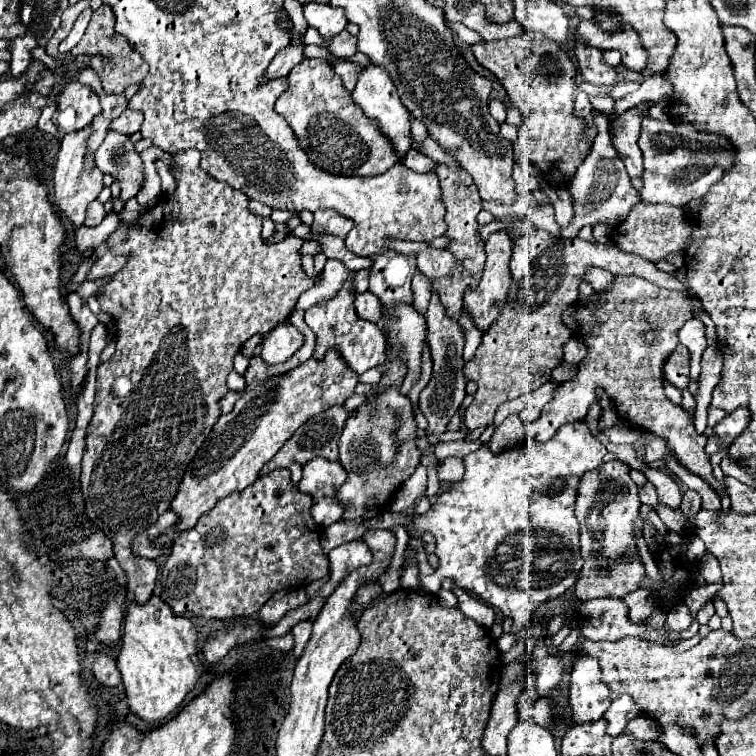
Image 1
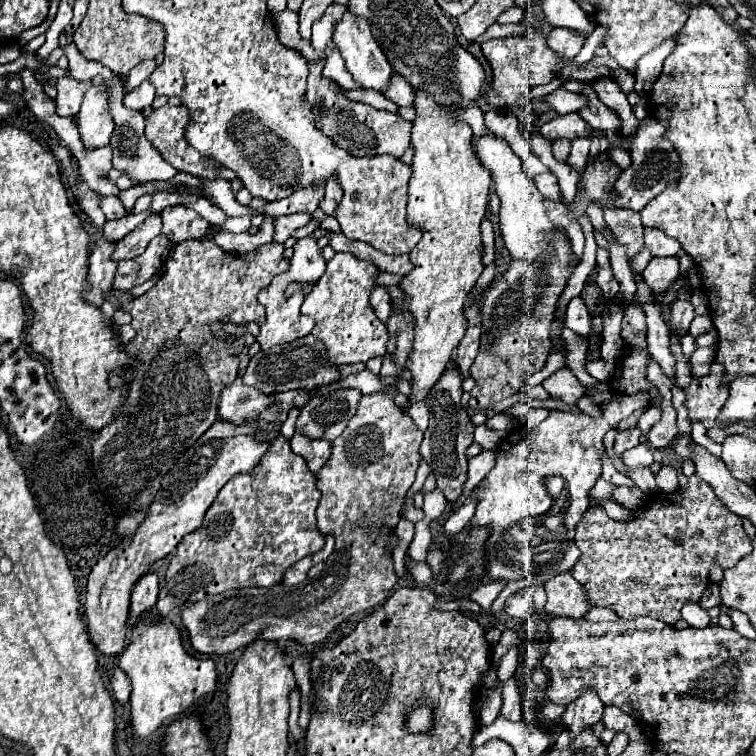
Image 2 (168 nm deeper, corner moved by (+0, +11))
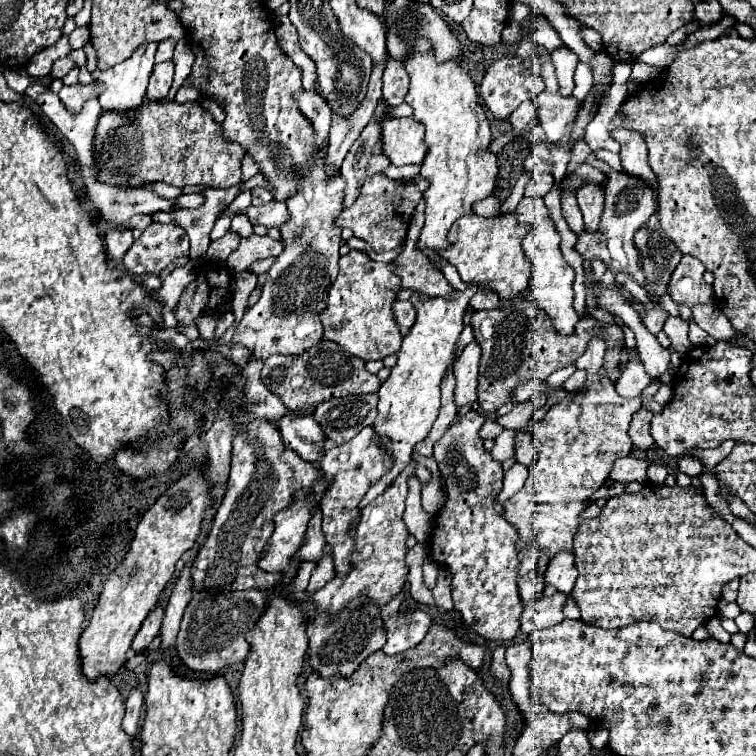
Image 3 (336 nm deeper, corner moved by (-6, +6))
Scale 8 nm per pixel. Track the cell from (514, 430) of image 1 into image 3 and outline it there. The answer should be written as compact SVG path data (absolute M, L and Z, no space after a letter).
M485 419L483 427L481 427L481 431L479 431L479 437L481 437L481 439L495 439L501 431L503 431L503 427L501 427L497 421Z

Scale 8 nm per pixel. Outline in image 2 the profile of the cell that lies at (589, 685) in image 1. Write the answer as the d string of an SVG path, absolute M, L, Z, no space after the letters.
M583 688L579 698L571 704L567 704L561 720L563 724L573 732L573 736L581 730L585 730L587 726L593 726L601 720L603 716L603 704L597 696L597 692L593 688Z

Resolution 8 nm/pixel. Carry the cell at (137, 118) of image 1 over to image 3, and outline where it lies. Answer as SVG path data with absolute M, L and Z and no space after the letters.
M173 61L157 63L153 67L153 73L151 73L149 85L147 85L147 99L163 99L163 97L167 97L167 93L171 89L171 83L173 83L173 71L175 71Z

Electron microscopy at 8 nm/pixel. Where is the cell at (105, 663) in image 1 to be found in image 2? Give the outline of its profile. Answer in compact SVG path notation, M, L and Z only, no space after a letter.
M115 668L115 672L113 672L113 678L111 678L111 690L113 690L115 698L117 698L121 704L127 704L129 692L131 692L131 684L129 684L129 678L125 676L125 672L119 670L119 668Z

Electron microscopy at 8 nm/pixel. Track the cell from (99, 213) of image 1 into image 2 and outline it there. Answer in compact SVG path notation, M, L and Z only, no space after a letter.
M101 196L99 206L101 206L101 210L103 210L103 214L105 214L107 220L115 220L115 218L125 216L125 208L119 202L117 196Z

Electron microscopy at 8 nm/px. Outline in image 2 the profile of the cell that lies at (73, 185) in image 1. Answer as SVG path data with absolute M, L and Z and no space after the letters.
M105 86L91 88L85 94L81 110L75 118L75 126L87 152L109 144L109 136L113 132L113 118L107 110Z

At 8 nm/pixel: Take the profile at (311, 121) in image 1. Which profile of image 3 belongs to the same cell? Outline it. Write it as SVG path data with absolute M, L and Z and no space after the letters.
M413 117L407 119L387 119L383 127L383 153L393 165L417 163L421 165L427 155L425 129L423 123Z

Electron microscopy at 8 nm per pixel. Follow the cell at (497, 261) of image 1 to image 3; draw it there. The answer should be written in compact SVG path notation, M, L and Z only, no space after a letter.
M469 343L461 357L457 359L457 365L453 369L457 385L455 385L455 405L467 405L477 401L477 375L479 375L479 359L481 349L477 343Z

